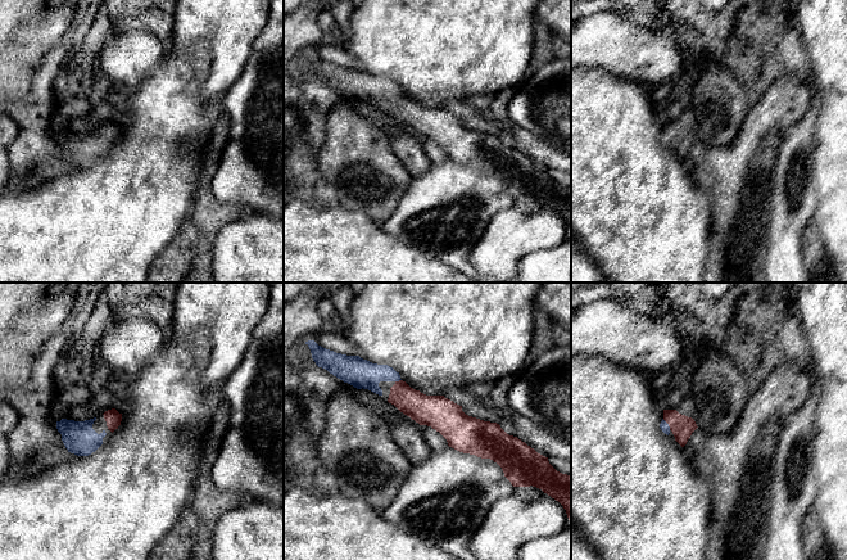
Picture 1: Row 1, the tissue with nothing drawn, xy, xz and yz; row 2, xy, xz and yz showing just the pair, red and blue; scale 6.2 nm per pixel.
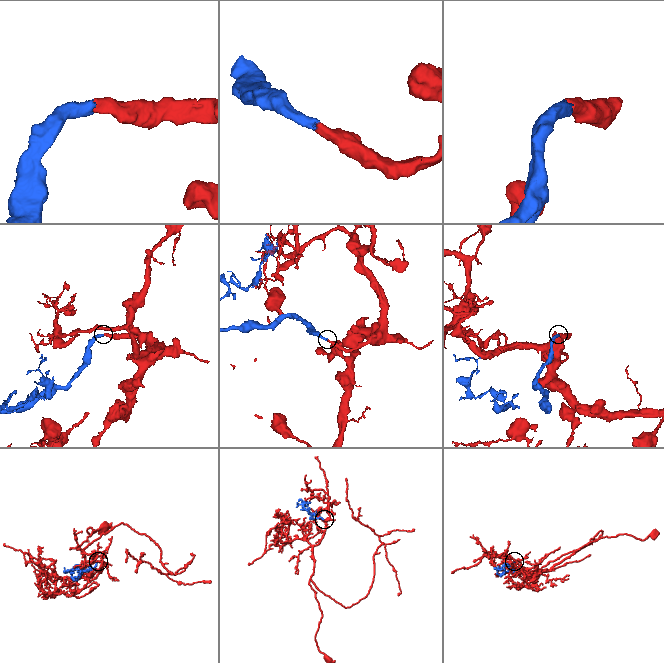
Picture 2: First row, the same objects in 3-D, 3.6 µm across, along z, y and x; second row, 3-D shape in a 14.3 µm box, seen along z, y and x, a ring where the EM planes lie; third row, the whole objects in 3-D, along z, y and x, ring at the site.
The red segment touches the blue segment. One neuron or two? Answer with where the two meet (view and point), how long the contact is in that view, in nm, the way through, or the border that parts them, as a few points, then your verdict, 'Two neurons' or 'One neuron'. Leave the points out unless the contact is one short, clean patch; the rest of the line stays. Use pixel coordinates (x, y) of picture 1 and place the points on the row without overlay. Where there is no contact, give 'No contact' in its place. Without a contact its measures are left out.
Touches red at yz (667, 135). Shared border 90 nm. Path across: yz (682, 139), (676, 135), (667, 135), (664, 138). One neuron

